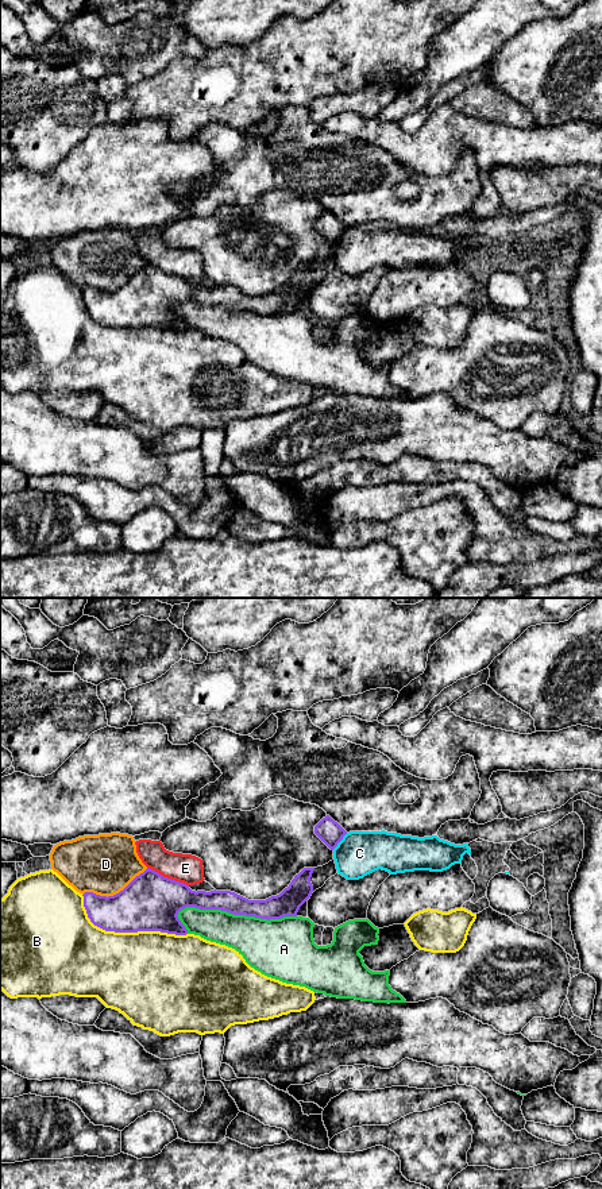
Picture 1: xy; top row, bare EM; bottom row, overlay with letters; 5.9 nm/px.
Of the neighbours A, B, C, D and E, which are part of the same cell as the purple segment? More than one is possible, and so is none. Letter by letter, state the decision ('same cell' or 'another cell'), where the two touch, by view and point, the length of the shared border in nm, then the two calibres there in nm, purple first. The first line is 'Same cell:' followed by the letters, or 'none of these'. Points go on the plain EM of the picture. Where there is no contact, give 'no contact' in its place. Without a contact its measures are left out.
Same cell: none of these
A: another cell | xy (236, 309) | 700 nm | 140/300 nm
B: another cell | xy (126, 327) | 650 nm | 340/480 nm
C: another cell | xy (340, 235) | 140 nm | 150/280 nm
D: another cell | xy (116, 289) | 420 nm | 340/360 nm
E: another cell | xy (166, 273) | 280 nm | 340/180 nm

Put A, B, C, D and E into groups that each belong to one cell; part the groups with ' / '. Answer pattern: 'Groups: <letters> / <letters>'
Groups: A / B / C / D / E

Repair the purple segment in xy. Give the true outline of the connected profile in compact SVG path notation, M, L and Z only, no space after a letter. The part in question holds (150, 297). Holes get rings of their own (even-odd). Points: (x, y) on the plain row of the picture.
M147 263L113 292L85 287L84 302L90 317L105 327L186 331L188 325L177 312L186 302L221 305L267 316L297 312L300 302L313 287L313 266L314 263L304 263L277 292L248 296L231 286L196 287L189 281Z

